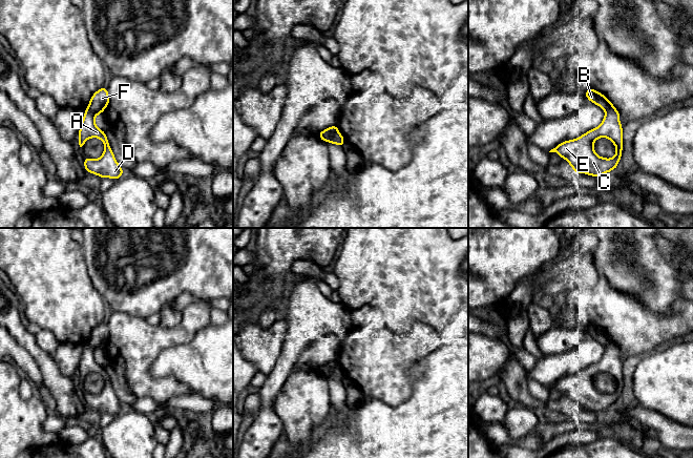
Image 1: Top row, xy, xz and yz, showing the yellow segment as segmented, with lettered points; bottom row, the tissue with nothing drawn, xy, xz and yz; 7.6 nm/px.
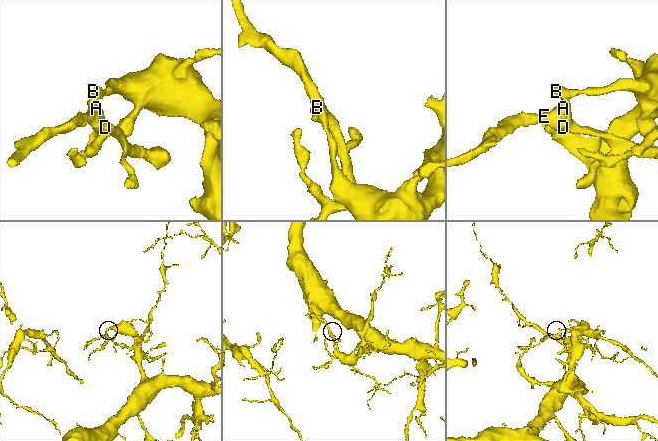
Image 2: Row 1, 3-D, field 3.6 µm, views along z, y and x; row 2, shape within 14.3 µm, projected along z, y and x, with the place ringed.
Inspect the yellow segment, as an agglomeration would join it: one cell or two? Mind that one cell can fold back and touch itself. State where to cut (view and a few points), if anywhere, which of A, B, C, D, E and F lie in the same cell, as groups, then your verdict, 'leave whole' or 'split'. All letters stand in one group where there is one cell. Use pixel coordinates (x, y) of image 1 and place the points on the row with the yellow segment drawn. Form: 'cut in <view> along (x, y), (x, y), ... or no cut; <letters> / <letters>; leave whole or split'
cut in xz along (324, 130), (328, 142); A C D E / B F; split

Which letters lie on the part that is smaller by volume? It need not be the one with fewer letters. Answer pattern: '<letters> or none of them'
A, C, D, E

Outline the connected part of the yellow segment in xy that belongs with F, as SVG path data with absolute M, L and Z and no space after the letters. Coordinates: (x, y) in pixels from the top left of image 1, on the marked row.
M107 87L98 89L90 98L87 108L96 116L102 114L105 108L109 105L110 97Z

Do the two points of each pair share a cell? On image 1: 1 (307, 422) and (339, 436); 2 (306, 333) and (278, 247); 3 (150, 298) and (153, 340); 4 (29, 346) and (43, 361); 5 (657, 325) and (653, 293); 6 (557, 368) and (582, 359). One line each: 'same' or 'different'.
1: different
2: different
3: different
4: same
5: different
6: same

